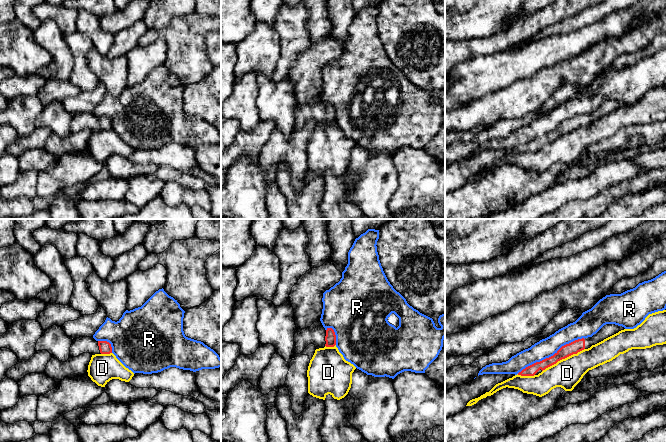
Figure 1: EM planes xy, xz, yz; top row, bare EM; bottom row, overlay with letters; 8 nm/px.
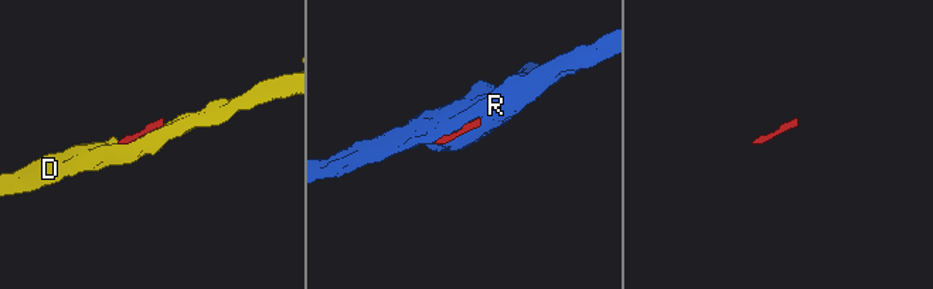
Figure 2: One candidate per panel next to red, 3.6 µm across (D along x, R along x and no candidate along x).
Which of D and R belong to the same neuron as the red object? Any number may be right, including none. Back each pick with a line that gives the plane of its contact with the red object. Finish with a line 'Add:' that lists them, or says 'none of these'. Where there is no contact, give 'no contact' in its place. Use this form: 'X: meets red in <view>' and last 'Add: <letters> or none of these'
Add: none of these

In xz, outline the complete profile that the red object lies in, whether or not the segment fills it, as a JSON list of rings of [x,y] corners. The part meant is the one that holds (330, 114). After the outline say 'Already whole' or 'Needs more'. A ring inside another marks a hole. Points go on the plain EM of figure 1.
[[[320,96],[310,103],[297,105],[294,110],[294,129],[300,130],[309,120],[314,120],[316,125],[334,123],[336,111],[332,104],[325,105]]]. Needs more

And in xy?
[[[79,113],[72,116],[70,132],[77,133],[83,129],[110,130],[111,120],[107,117],[96,117],[93,113]]]. Needs more

